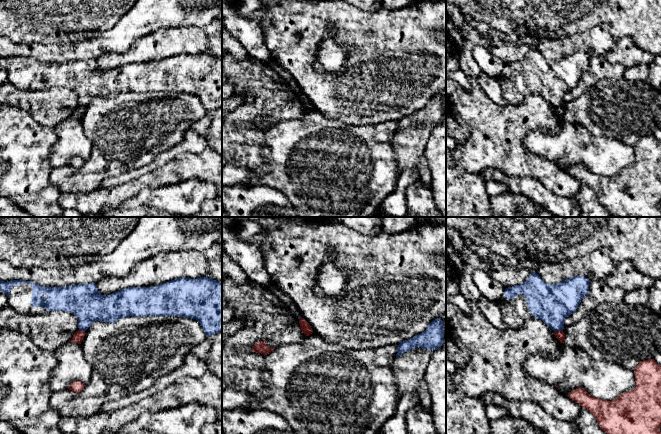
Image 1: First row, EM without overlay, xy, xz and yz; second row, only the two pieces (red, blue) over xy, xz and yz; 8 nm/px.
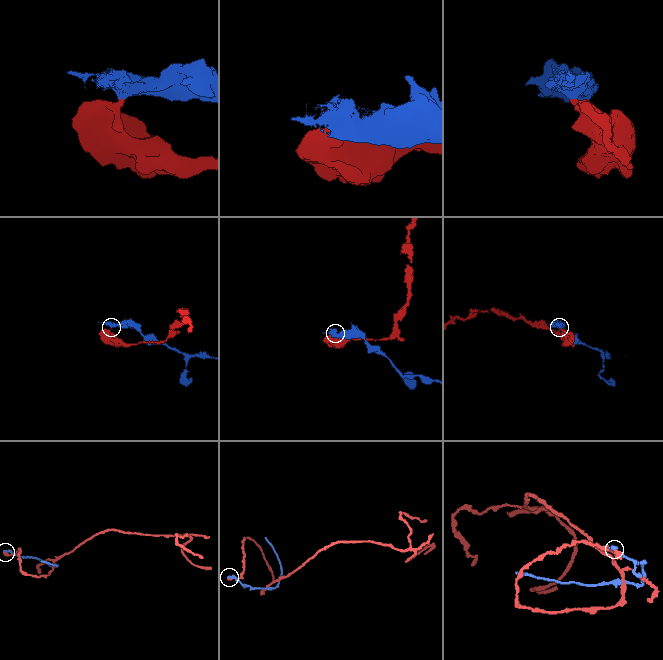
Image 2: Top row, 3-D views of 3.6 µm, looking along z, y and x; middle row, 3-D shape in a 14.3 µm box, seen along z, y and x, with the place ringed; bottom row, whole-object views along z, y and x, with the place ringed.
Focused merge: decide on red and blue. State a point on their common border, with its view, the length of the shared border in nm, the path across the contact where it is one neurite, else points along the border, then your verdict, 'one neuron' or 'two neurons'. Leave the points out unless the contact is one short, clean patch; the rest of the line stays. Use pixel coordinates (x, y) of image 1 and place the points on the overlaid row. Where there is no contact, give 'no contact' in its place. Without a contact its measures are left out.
contact yz (558, 331); length 70 nm; border yz (562, 329), (554, 331); two neurons

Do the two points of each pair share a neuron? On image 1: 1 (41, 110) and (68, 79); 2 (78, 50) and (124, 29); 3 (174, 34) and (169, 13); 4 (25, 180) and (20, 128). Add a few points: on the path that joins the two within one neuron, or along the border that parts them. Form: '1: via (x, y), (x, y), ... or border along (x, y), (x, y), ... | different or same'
1: border along (38, 89), (69, 87), (76, 92), (78, 103) | different
2: via (89, 54), (98, 46), (113, 40) | same
3: border along (196, 26), (162, 27), (150, 33) | different
4: via (20, 167), (20, 141) | same

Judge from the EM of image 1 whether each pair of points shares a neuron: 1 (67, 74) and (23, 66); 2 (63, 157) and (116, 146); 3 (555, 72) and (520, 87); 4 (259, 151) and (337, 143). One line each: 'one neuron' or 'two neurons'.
1: one neuron
2: two neurons
3: one neuron
4: two neurons

